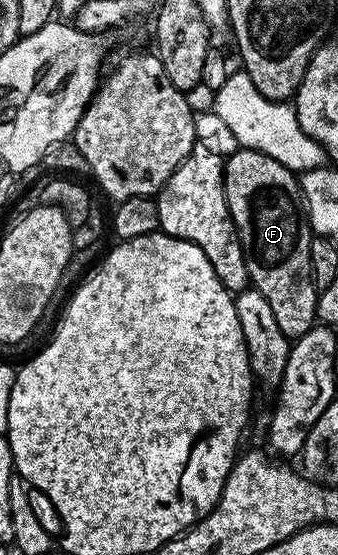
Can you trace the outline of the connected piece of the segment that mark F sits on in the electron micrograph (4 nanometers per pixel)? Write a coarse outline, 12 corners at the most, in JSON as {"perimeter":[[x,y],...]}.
{"perimeter":[[224,160],[248,282],[295,341],[318,323],[299,178]]}

